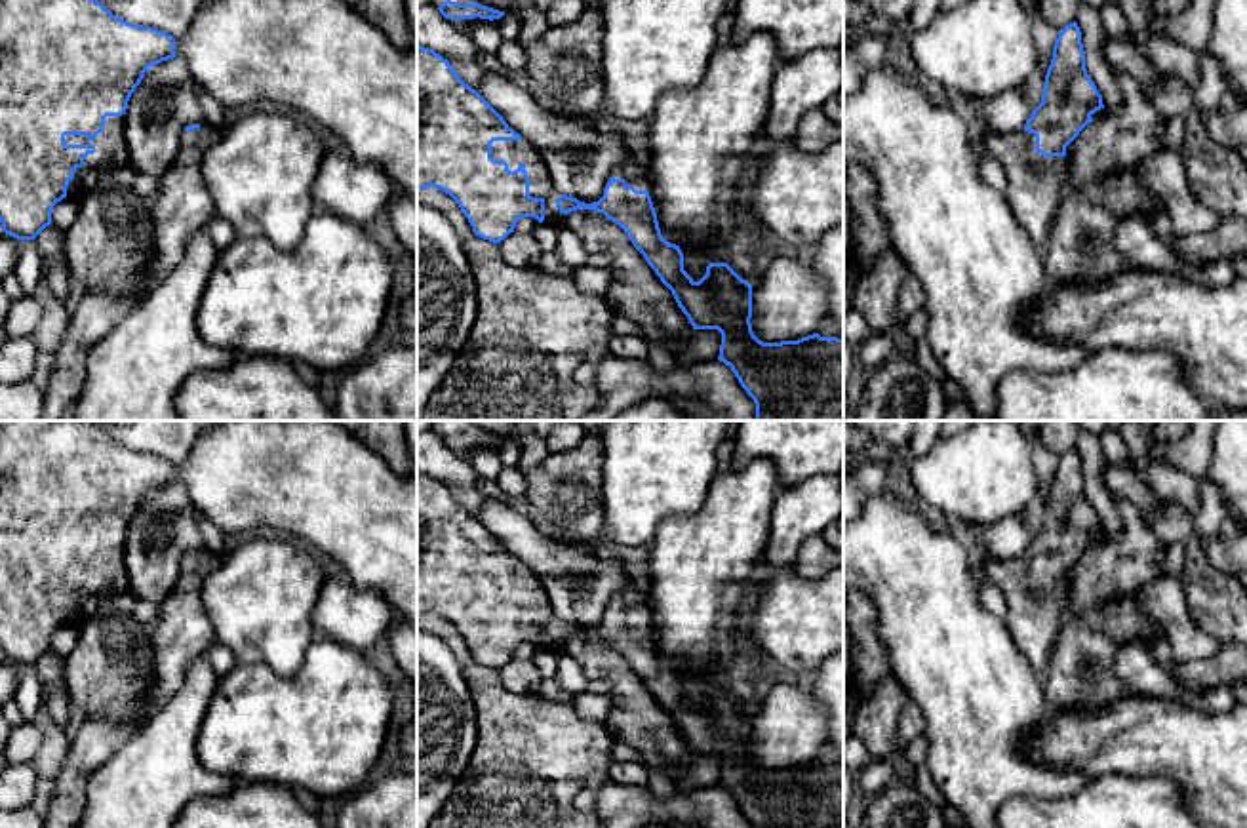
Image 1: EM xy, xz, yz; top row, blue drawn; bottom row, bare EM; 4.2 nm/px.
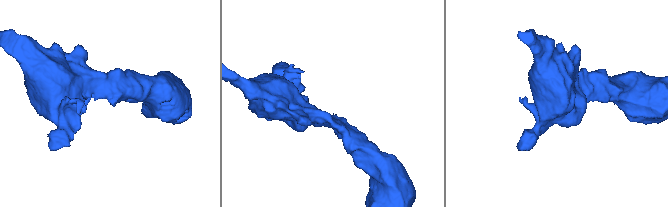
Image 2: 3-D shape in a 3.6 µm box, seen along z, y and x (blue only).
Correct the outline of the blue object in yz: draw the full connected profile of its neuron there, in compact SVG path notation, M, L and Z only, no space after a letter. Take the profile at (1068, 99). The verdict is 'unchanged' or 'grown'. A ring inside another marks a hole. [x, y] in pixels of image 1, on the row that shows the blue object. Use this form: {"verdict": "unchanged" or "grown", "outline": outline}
{"verdict": "grown", "outline": "M1074 21L1059 30L1043 82L1041 103L1032 110L1024 128L1011 135L982 133L971 139L971 148L979 164L986 156L994 156L1003 164L1007 175L1005 202L1038 251L1045 247L1062 196L1060 179L1066 147L1093 122L1091 116L1100 108L1104 108L1102 95L1087 74L1081 30Z"}

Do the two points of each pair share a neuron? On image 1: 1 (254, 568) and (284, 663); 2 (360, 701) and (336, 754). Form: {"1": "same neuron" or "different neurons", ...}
{"1": "same neuron", "2": "same neuron"}

